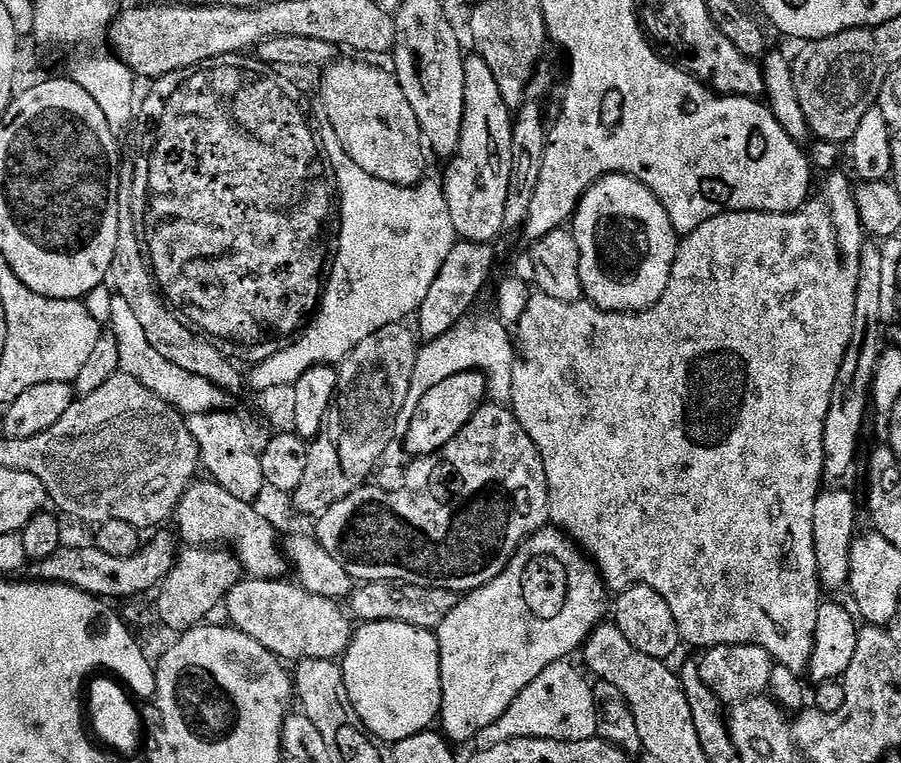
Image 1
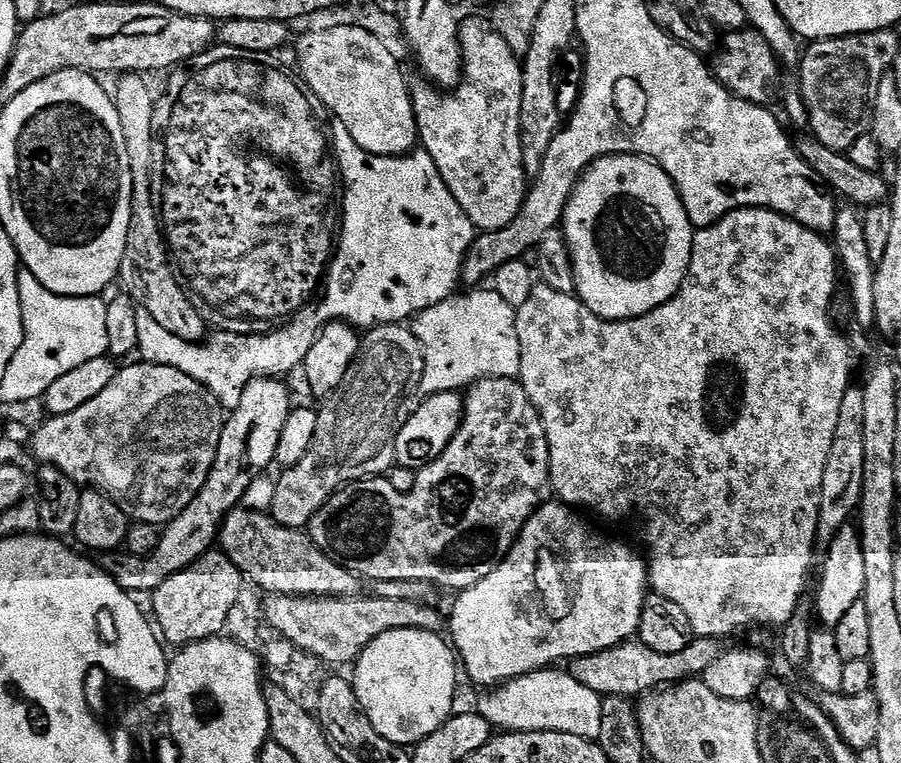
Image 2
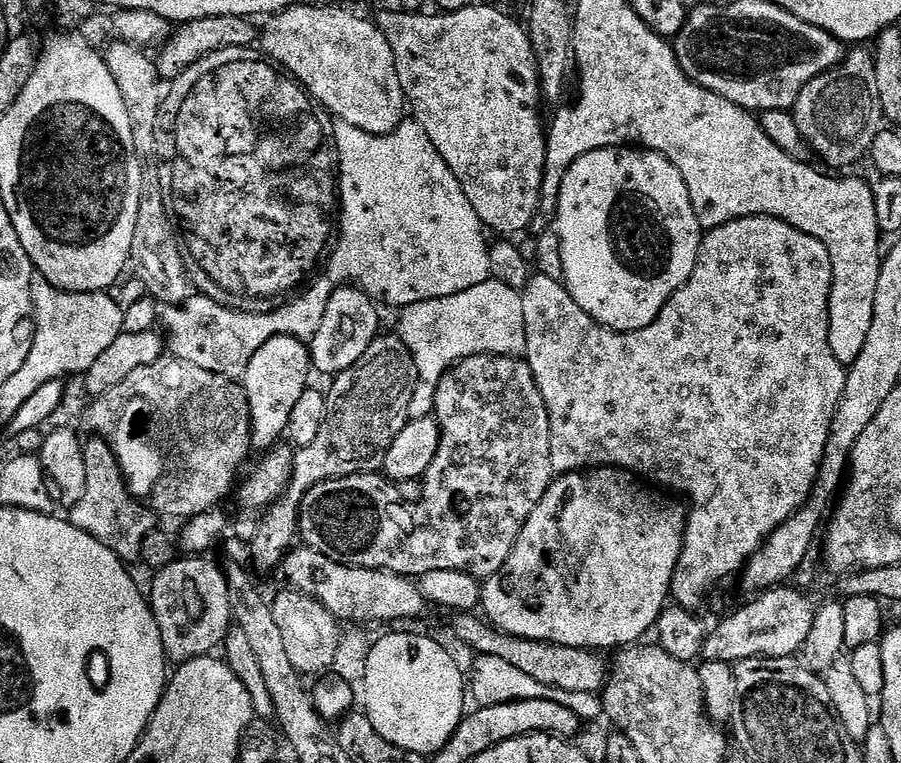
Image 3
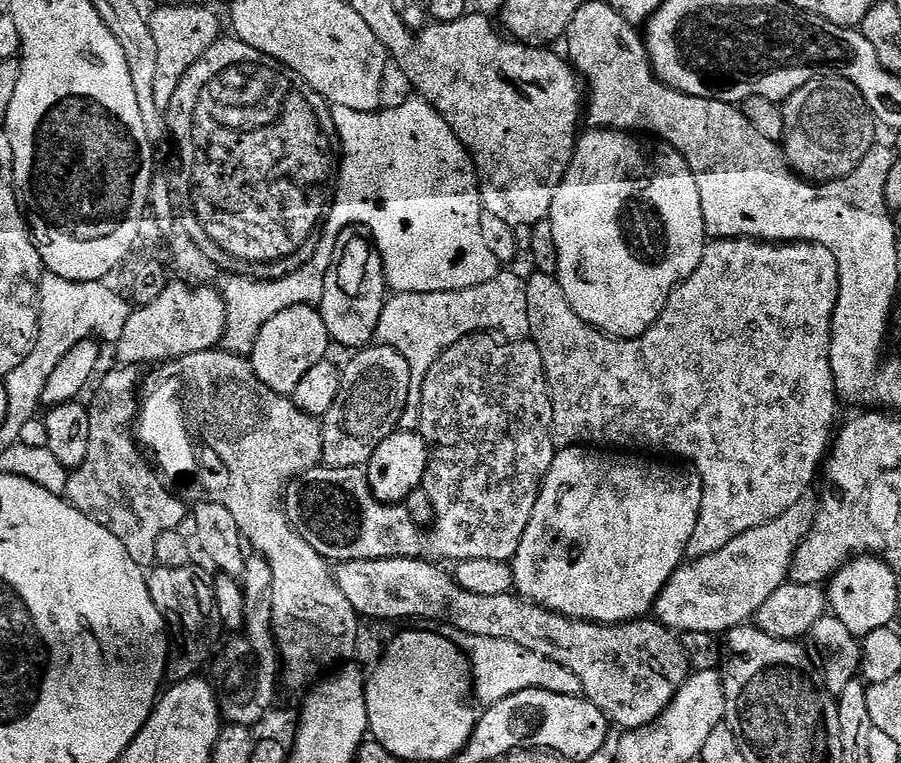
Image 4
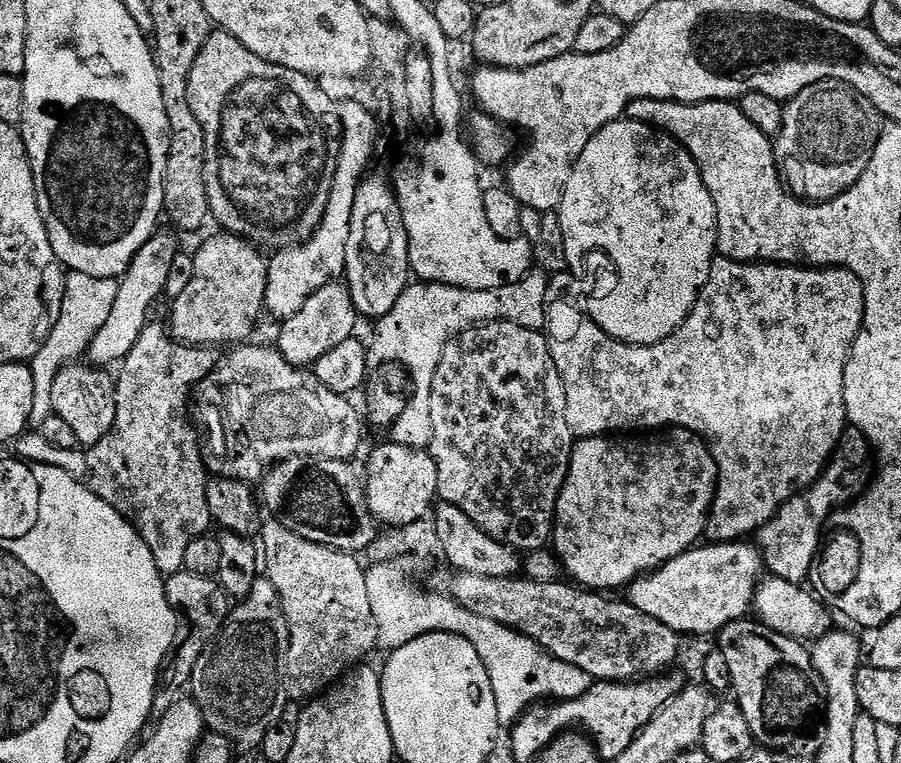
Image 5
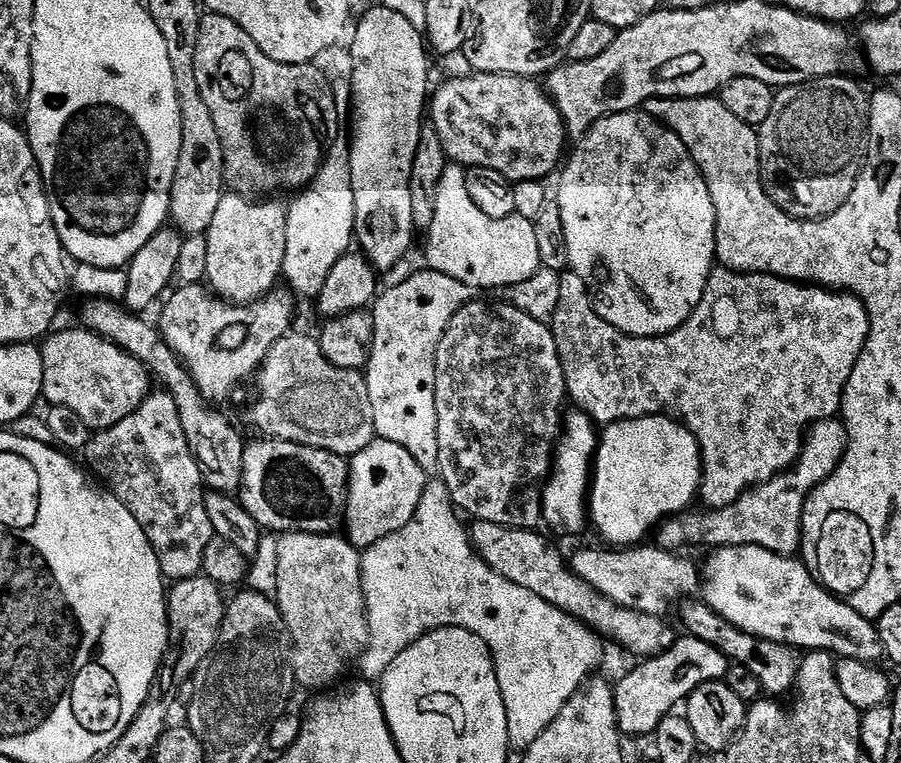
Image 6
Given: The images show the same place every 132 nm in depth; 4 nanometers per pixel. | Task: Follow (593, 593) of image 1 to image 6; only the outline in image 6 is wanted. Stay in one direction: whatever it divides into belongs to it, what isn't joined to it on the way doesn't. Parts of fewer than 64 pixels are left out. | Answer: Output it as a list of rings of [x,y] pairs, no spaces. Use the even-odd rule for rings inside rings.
[[[643,416],[642,418],[630,418],[629,420],[619,420],[613,424],[607,425],[599,433],[598,443],[596,445],[596,458],[592,470],[592,483],[588,494],[588,515],[590,517],[591,527],[600,531],[600,536],[605,545],[608,546],[636,546],[641,543],[640,540],[644,536],[644,532],[651,533],[660,527],[670,516],[679,516],[680,513],[689,511],[693,507],[692,499],[697,499],[700,491],[700,481],[704,479],[704,457],[700,454],[700,443],[694,438],[694,434],[685,424],[681,424],[679,420],[673,420],[671,416]],[[607,512],[640,512],[641,520],[637,522],[636,528],[608,528],[608,524],[604,521],[604,515]]]

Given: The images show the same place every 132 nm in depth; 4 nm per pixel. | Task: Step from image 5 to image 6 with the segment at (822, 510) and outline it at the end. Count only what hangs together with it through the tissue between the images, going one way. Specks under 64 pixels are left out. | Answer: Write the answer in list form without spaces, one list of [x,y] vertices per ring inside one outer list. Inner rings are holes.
[[[843,419],[819,420],[813,424],[806,433],[804,451],[800,453],[799,460],[792,465],[789,471],[770,478],[764,484],[751,488],[749,492],[740,496],[738,502],[734,502],[725,508],[715,510],[689,510],[680,513],[679,516],[670,516],[659,528],[655,529],[655,543],[665,550],[688,550],[684,548],[696,548],[701,544],[707,550],[717,548],[729,548],[730,546],[762,546],[762,550],[770,550],[779,556],[795,557],[800,552],[800,531],[802,530],[802,514],[808,501],[809,494],[814,491],[826,478],[836,473],[836,467],[844,461],[844,451],[848,449],[848,432],[844,428]]]

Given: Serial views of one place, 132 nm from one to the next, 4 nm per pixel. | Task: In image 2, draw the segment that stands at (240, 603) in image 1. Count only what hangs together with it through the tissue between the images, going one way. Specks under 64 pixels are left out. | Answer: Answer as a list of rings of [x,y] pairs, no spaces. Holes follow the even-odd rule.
[[[362,594],[355,597],[305,597],[269,595],[263,601],[265,623],[275,629],[274,632],[281,638],[292,642],[297,649],[314,655],[321,663],[348,664],[355,663],[358,656],[364,652],[366,646],[374,638],[388,633],[392,629],[420,629],[423,632],[441,631],[446,620],[438,614],[430,604],[423,604],[417,600],[402,599],[374,599],[371,594]]]

